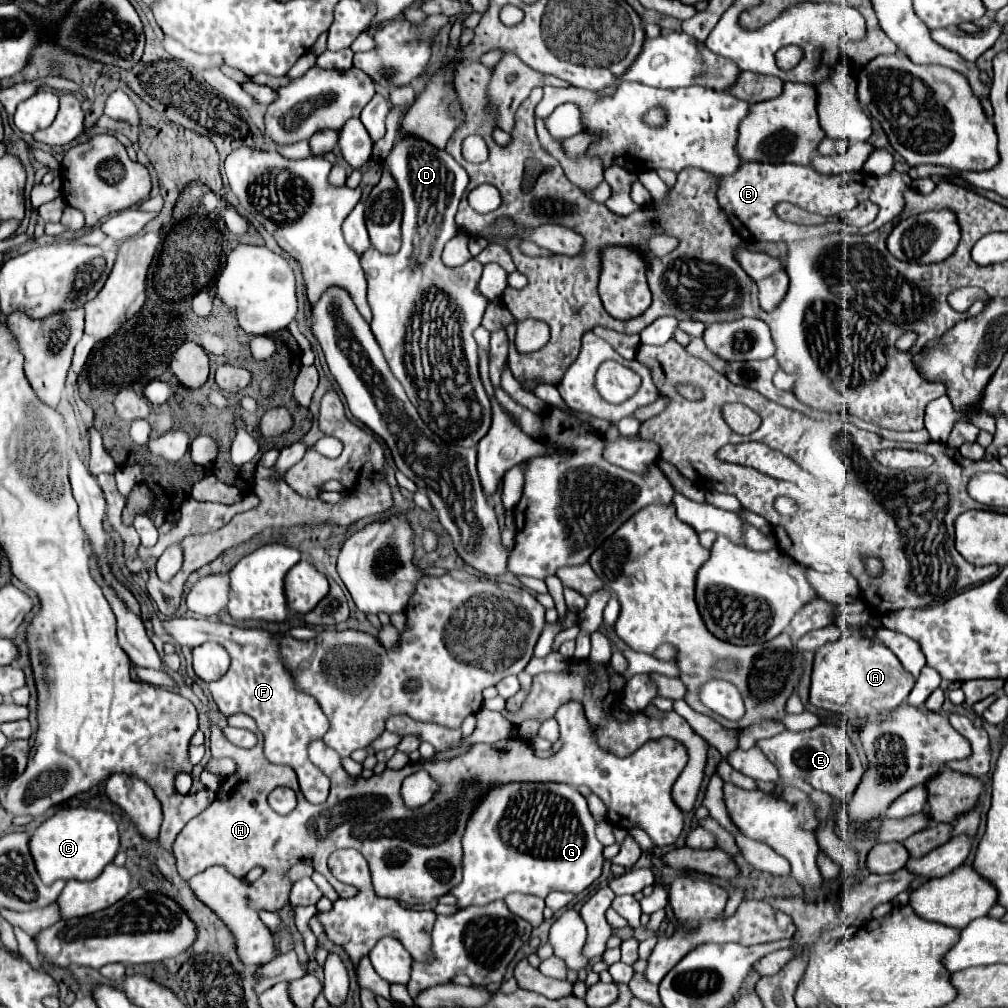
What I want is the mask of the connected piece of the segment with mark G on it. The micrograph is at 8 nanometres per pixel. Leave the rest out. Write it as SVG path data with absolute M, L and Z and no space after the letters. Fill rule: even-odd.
M511 781L511 783L497 783L493 785L493 789L487 789L481 795L481 801L477 801L465 833L463 833L463 881L453 889L453 895L459 899L461 907L469 907L469 905L487 905L493 901L501 901L505 899L509 893L527 893L527 895L537 895L541 899L545 899L551 891L571 891L571 893L579 893L585 887L589 887L599 875L601 875L601 867L603 867L603 845L597 841L595 837L595 819L591 817L589 809L587 809L587 801L585 797L575 789L569 787L565 783L529 783L529 781Z

